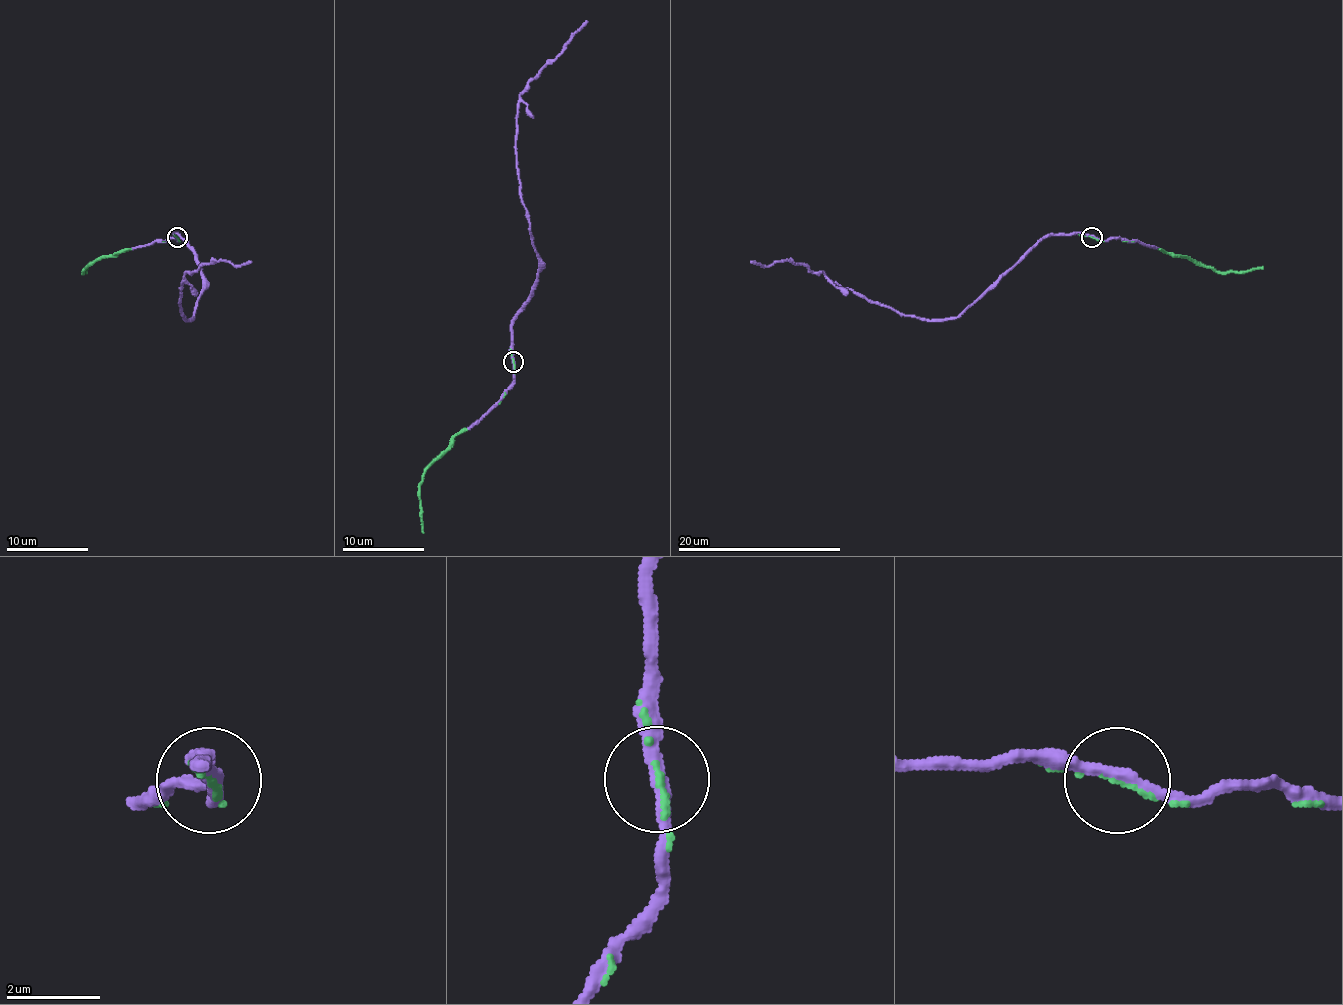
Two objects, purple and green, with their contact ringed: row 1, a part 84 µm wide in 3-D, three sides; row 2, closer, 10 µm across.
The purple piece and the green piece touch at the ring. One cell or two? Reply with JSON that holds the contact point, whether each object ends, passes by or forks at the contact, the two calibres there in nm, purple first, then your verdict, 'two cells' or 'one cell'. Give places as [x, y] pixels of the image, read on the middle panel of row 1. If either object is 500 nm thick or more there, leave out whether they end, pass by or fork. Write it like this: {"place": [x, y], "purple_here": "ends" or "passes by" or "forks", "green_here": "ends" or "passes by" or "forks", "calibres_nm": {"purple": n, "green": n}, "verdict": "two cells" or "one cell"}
{"place": [513, 361], "purple_here": "passes by", "green_here": "passes by", "calibres_nm": {"purple": 280, "green": 80}, "verdict": "one cell"}

